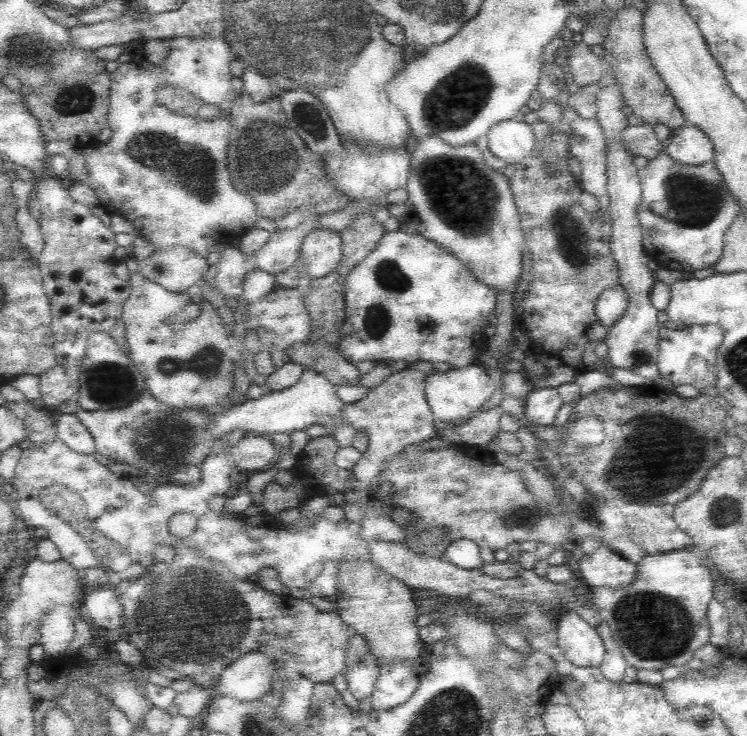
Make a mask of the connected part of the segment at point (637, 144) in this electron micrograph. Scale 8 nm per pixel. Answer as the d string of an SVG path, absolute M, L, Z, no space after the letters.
M628 126L628 130L624 130L624 146L634 154L634 158L644 156L652 160L664 150L664 144L666 142L656 138L654 126Z

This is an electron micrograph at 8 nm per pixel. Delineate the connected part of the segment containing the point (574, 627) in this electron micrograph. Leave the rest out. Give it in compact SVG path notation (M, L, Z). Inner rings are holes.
M574 610L560 614L556 640L568 662L572 662L576 668L600 668L604 662L606 646L602 636Z

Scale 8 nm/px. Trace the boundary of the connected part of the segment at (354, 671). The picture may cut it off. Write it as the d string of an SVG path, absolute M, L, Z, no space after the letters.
M350 630L348 638L348 650L346 650L346 666L348 666L348 692L360 700L370 698L374 692L374 686L380 676L380 666L376 654L372 654L368 640L362 634L356 634Z

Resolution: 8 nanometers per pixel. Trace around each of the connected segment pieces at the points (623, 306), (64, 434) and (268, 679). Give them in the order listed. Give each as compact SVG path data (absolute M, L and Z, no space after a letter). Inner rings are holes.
M616 284L596 300L596 318L606 328L612 328L628 310L628 294L622 284Z
M62 414L56 420L56 426L58 426L58 440L62 440L70 450L78 454L96 452L96 440L76 414Z
M248 652L224 670L216 684L216 696L230 696L238 702L256 702L272 690L276 662L262 652Z

